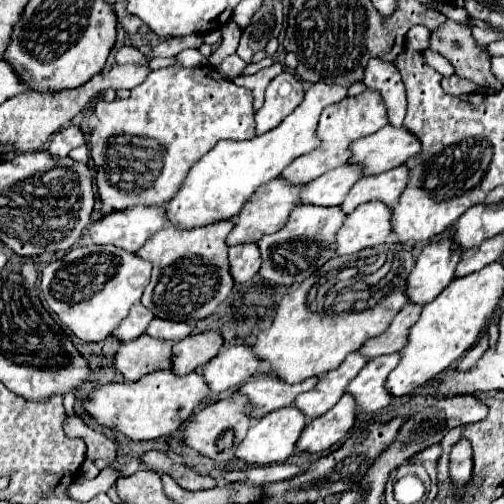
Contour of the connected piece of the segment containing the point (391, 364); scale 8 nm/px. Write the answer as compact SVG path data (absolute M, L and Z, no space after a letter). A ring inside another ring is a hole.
M385 354L381 358L373 358L347 386L345 392L357 398L357 404L363 412L377 412L391 402L391 394L385 390L385 378L397 366L401 354Z

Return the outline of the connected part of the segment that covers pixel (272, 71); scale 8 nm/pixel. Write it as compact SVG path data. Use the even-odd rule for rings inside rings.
M273 62L271 66L261 68L257 74L251 74L251 76L237 76L233 82L235 82L237 86L249 88L249 90L253 92L253 96L255 96L253 108L259 110L259 108L263 106L263 94L265 94L267 84L269 84L277 74L281 74L283 70L285 70L285 66L283 66L281 62Z

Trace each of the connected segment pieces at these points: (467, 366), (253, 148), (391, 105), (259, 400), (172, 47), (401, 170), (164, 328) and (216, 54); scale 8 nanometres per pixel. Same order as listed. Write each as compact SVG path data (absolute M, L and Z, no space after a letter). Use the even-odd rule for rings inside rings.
M487 334L463 356L463 360L459 362L459 366L457 366L457 370L471 370L475 364L477 364L477 360L481 358L481 354L487 350Z
M315 82L305 92L303 102L277 128L241 142L235 140L217 142L215 148L209 154L205 154L205 158L201 158L197 166L189 170L189 176L183 182L181 190L165 204L167 218L179 228L195 228L237 216L241 206L245 206L245 202L261 184L281 176L281 172L295 158L319 146L317 122L323 108L343 100L345 96L347 88L343 86Z
M371 58L365 68L363 82L369 88L379 90L383 94L387 112L389 112L389 122L393 126L401 126L407 110L407 98L405 98L405 86L401 82L401 74L397 66L381 58Z
M265 374L259 376L255 380L245 382L239 392L245 394L249 398L249 416L253 418L261 418L273 410L291 406L293 400L301 394L311 390L315 384L319 382L319 378L307 378L301 384L287 384L285 380L277 378L275 374Z
M199 34L169 38L169 40L163 40L159 46L155 46L153 52L149 54L149 58L153 58L153 56L167 56L169 58L185 48L199 48L201 44L203 44L203 36L199 36Z
M407 164L397 166L397 170L387 170L385 174L375 174L373 178L361 178L351 188L351 192L347 194L341 208L345 210L345 214L349 214L359 204L371 202L371 200L381 200L381 202L385 202L389 206L395 206L399 202L399 198L401 198L407 184L409 184Z
M155 318L149 324L149 330L145 330L145 334L149 332L149 336L153 338L161 338L161 340L173 340L179 342L181 338L191 334L191 326L187 322L169 322L163 318Z
M229 20L225 26L221 27L222 42L219 47L209 56L211 66L219 66L223 58L227 58L236 53L241 36L239 26L233 26L233 20Z

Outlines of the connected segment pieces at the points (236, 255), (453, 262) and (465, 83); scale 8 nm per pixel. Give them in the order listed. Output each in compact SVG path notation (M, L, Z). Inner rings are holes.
M237 244L229 248L229 262L231 262L231 276L235 282L247 282L253 278L261 268L261 256L257 244Z
M449 236L423 248L413 272L407 278L407 296L411 302L429 304L455 278L461 254L449 246Z
M457 75L444 77L441 80L441 86L445 92L453 94L453 96L460 96L461 94L485 93L485 89L483 87L478 86L470 80L459 78Z

